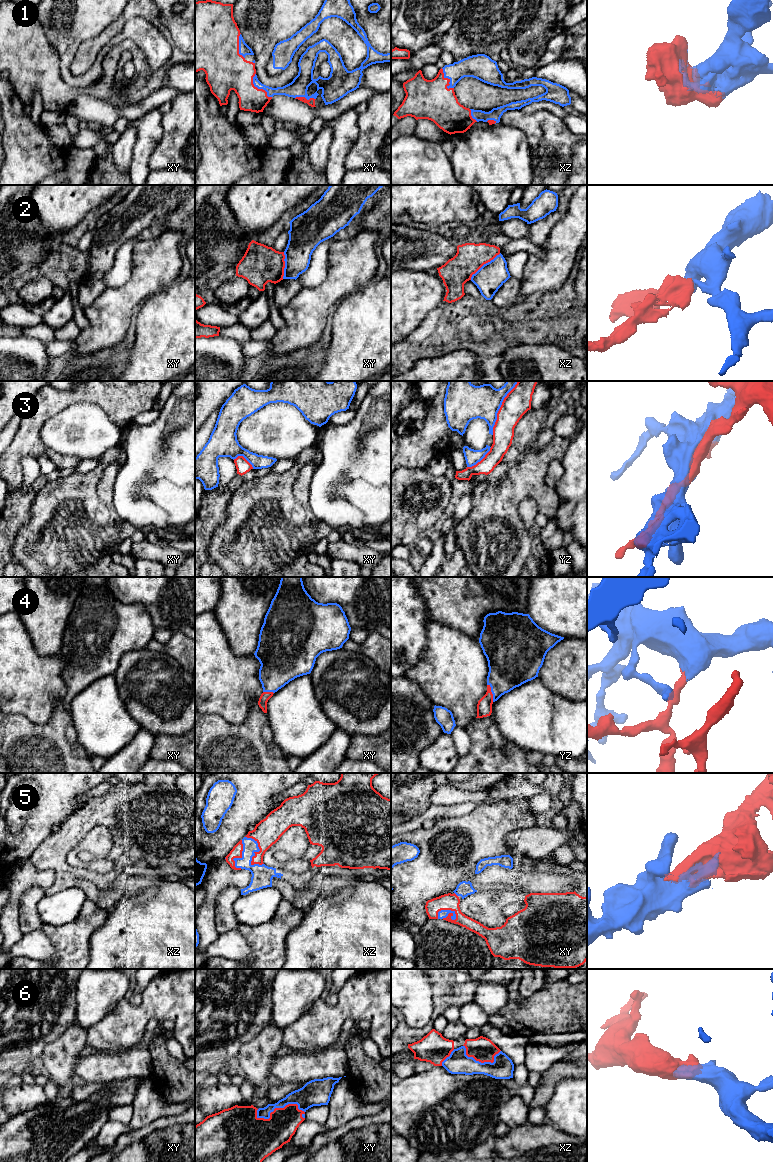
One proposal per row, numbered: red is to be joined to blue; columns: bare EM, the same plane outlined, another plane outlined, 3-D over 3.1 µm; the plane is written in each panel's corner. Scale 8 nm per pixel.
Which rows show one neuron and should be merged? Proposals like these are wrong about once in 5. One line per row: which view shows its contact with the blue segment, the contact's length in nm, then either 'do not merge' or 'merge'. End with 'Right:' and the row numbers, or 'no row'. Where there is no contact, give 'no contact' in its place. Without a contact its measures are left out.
1: xy | 240 nm | merge
2: xz | 320 nm | do not merge
3: yz | 480 nm | do not merge
4: yz | 150 nm | merge
5: xz | 280 nm | merge
6: xy | 400 nm | merge
Right: 1, 4, 5, 6

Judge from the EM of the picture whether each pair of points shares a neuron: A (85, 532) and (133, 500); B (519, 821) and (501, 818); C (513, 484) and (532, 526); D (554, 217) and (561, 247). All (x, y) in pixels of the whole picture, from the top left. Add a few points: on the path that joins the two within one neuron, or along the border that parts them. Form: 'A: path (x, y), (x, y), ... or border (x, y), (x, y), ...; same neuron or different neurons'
A: border (112, 504), (116, 511); different neurons
B: path (515, 819), (505, 818); same neuron
C: border (530, 496), (523, 499), (518, 507), (524, 524); different neurons
D: border (568, 203), (566, 213), (554, 225), (543, 243); different neurons

